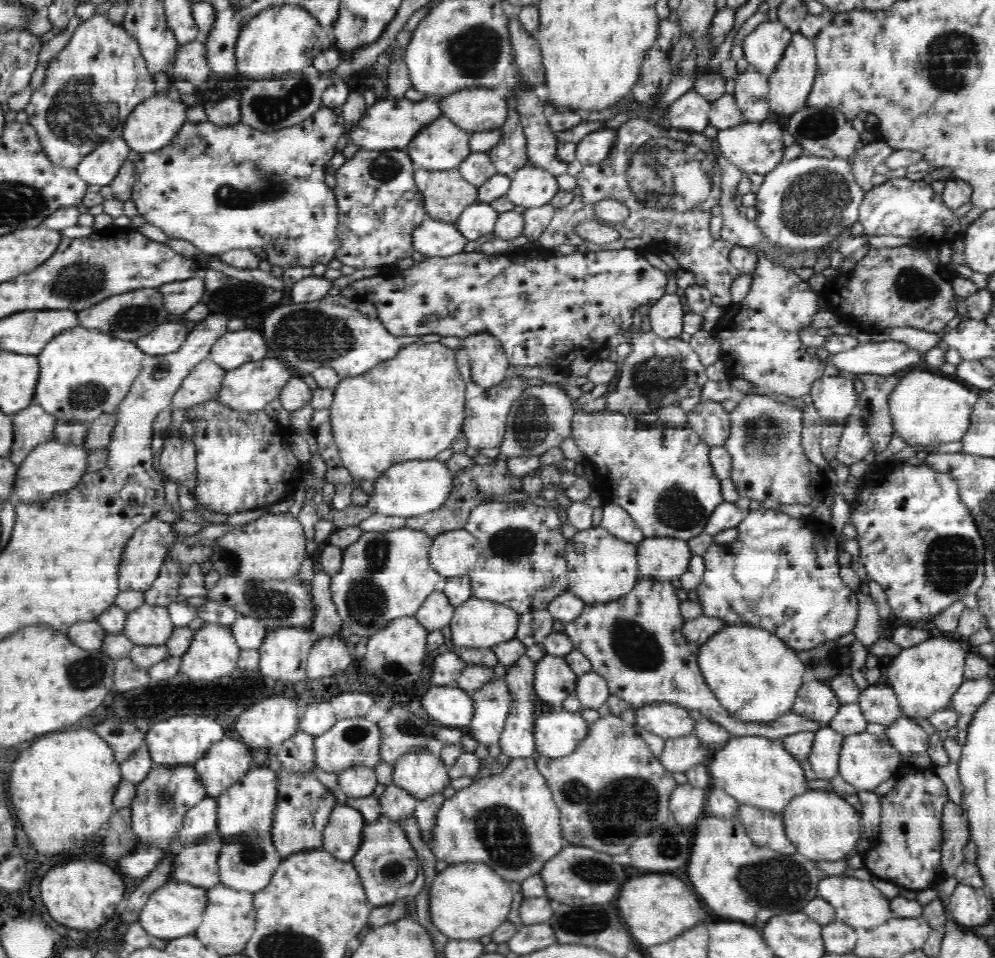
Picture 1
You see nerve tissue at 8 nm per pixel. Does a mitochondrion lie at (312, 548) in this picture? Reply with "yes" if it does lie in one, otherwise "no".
no

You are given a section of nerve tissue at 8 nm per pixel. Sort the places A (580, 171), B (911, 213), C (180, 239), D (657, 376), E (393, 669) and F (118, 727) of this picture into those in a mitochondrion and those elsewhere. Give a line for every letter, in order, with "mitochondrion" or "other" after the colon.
A: other
B: mitochondrion
C: other
D: mitochondrion
E: mitochondrion
F: mitochondrion

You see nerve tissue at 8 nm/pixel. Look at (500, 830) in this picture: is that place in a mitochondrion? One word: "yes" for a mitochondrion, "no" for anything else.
yes

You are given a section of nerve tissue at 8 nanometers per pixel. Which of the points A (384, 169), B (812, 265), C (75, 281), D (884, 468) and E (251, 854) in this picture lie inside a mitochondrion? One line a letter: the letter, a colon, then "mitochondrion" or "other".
A: mitochondrion
B: other
C: mitochondrion
D: other
E: mitochondrion

